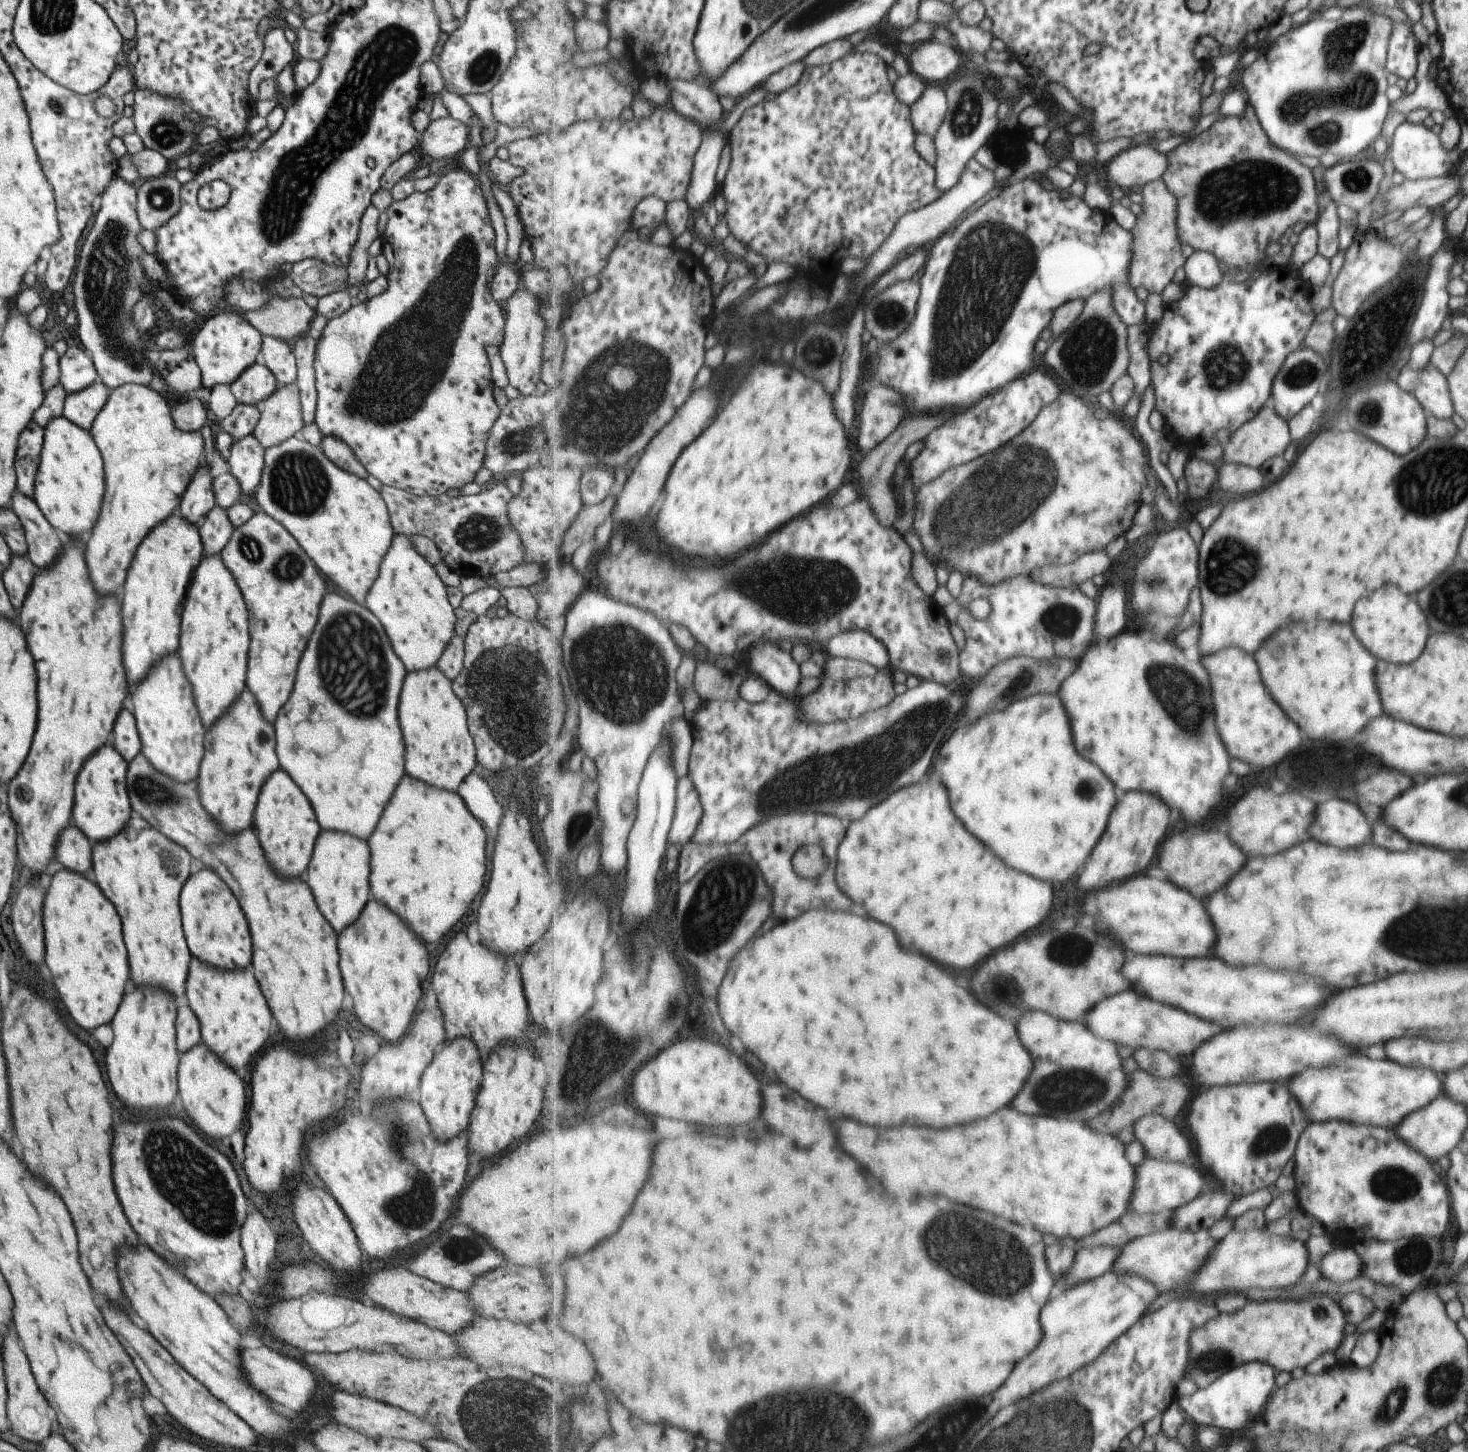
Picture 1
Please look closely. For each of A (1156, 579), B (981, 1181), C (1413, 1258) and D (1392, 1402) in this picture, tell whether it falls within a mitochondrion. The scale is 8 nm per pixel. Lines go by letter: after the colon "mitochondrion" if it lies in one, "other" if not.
A: mitochondrion
B: other
C: mitochondrion
D: mitochondrion

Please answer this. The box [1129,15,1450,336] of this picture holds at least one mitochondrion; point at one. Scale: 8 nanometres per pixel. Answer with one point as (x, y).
(1315, 108)

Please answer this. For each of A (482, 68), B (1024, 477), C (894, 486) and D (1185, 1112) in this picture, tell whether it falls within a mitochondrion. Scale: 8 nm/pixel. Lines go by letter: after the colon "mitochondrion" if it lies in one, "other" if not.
A: mitochondrion
B: mitochondrion
C: other
D: other

